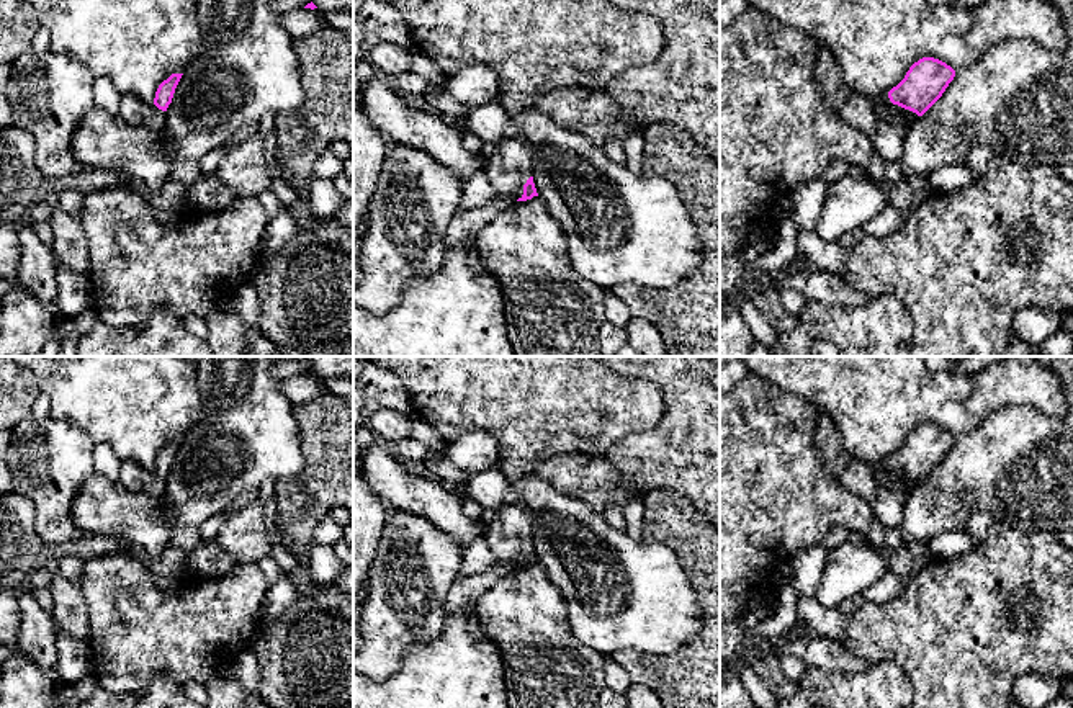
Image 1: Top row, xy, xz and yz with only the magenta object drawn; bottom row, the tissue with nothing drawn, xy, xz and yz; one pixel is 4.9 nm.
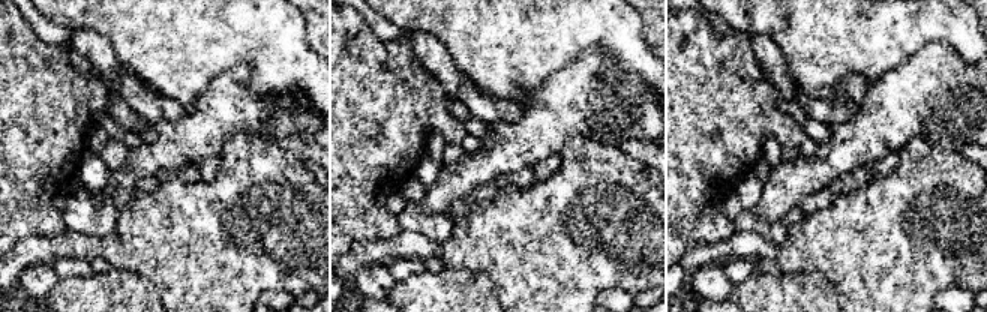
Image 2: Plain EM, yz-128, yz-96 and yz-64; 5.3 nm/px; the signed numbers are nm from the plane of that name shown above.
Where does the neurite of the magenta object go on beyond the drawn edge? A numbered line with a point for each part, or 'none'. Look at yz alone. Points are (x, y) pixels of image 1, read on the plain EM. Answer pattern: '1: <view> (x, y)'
none

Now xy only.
1: xy (133, 476)

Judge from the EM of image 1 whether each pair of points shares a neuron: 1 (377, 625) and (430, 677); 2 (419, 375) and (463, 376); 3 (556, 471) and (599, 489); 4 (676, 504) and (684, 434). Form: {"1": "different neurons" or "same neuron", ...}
{"1": "different neurons", "2": "same neuron", "3": "same neuron", "4": "different neurons"}

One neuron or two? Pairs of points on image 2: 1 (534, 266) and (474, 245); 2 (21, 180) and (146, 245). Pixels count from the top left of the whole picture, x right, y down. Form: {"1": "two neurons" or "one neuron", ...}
{"1": "one neuron", "2": "two neurons"}

